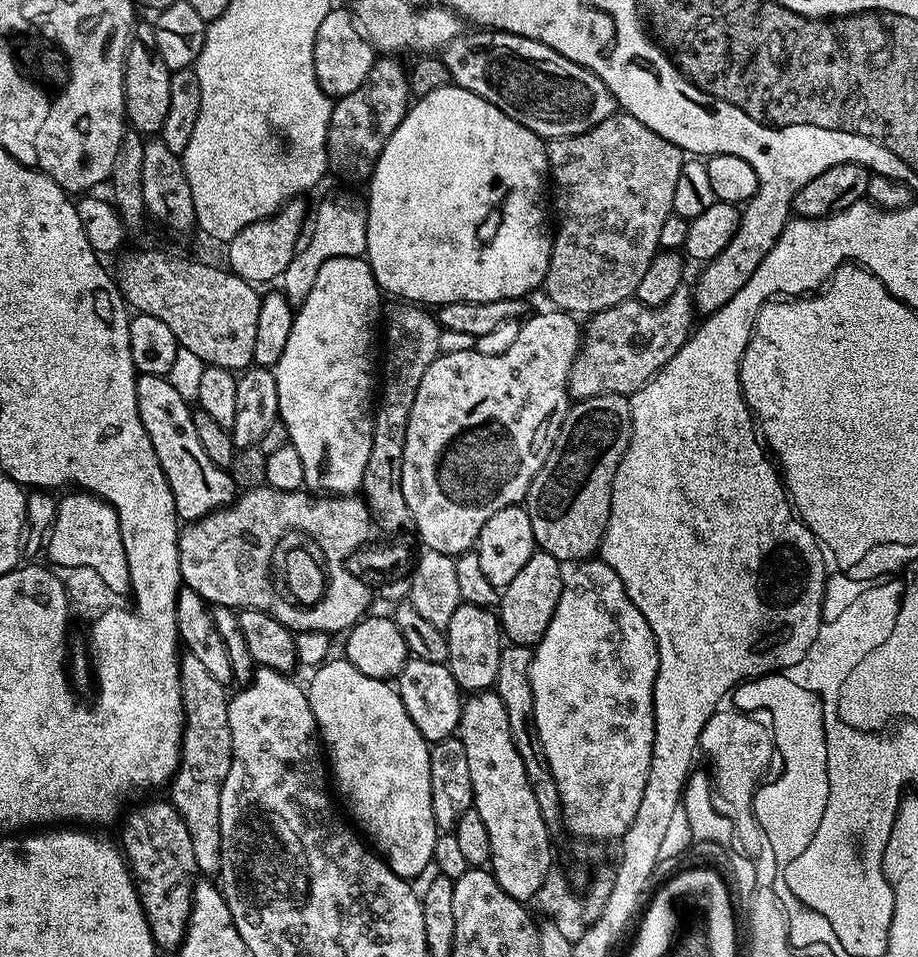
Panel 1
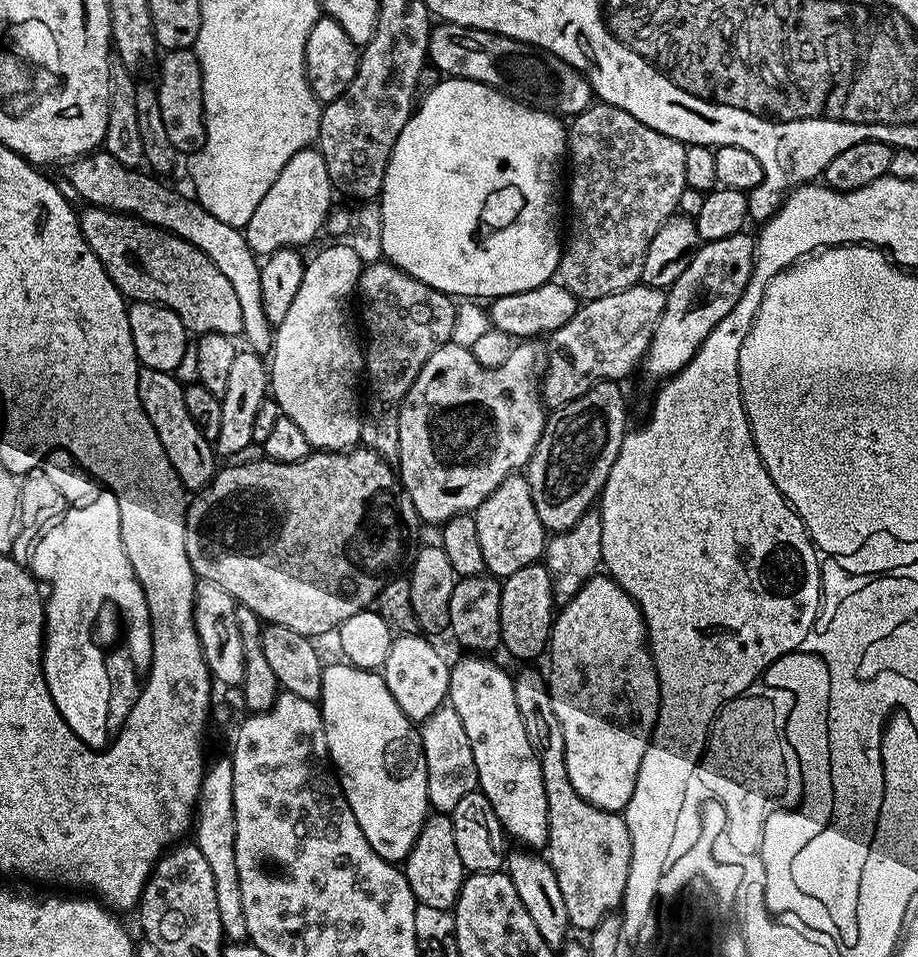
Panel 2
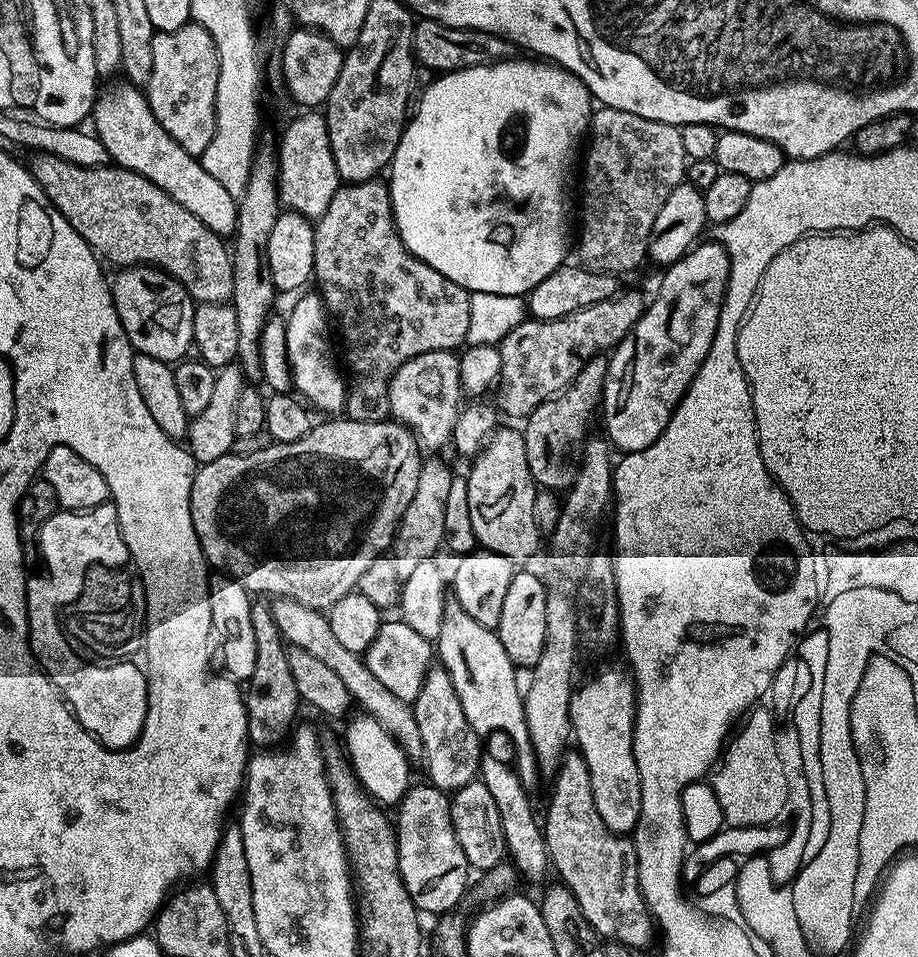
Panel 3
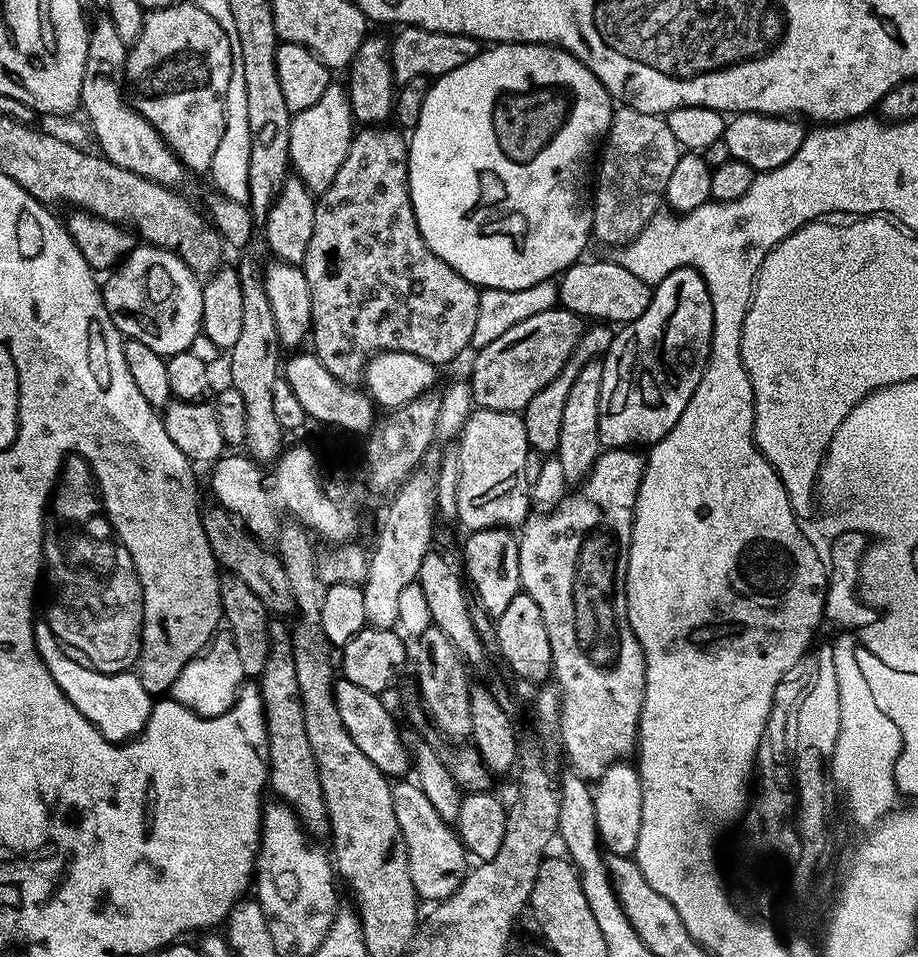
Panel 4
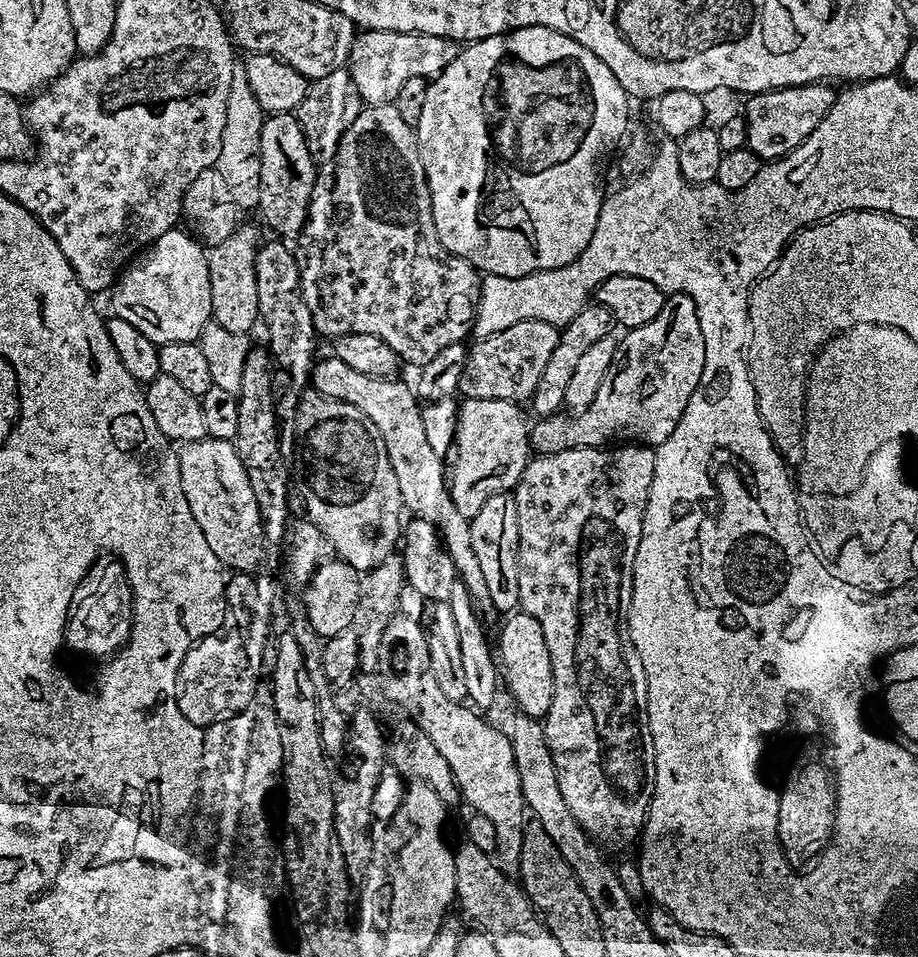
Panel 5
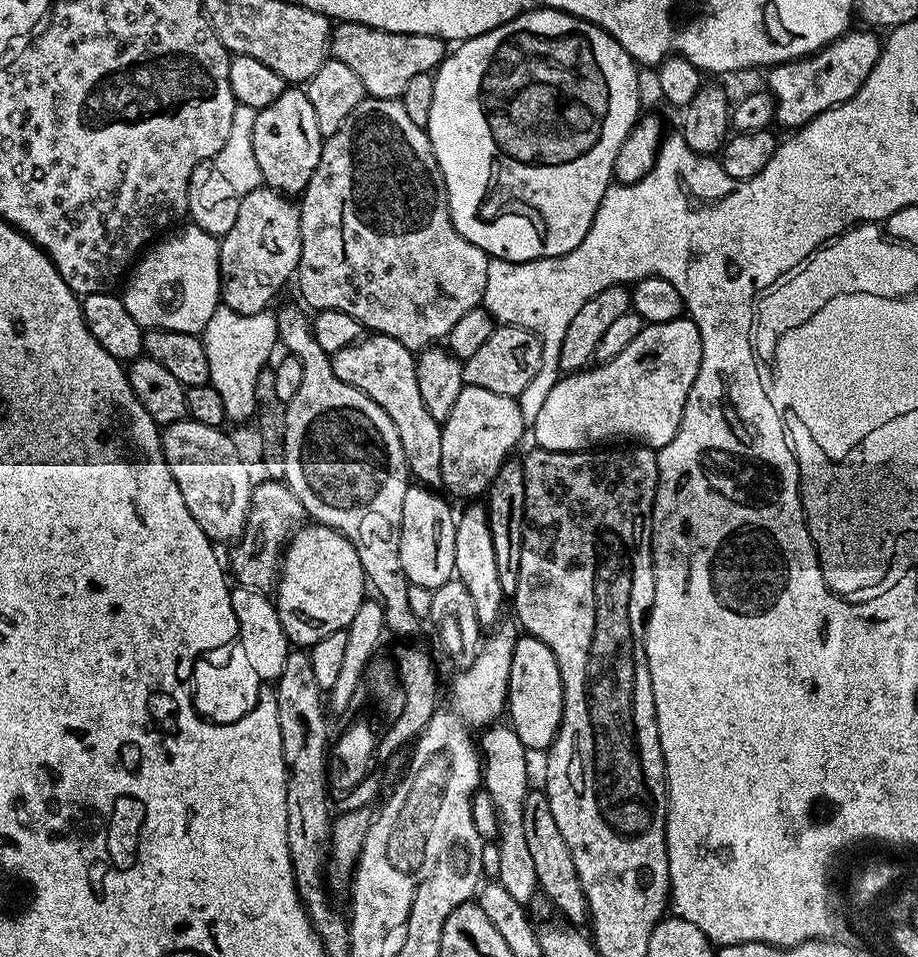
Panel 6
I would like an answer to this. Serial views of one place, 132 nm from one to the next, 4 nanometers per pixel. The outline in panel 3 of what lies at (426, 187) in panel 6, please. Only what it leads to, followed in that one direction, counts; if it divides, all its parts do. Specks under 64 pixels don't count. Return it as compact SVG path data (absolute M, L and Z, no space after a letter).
M377 178L362 184L344 184L334 194L326 214L314 224L314 280L320 283L318 292L323 297L329 317L337 329L340 327L348 368L352 371L346 407L349 420L389 419L388 381L393 374L418 354L459 349L467 341L470 330L468 289L438 274L434 266L419 260L404 245L396 228L389 185L382 181Z

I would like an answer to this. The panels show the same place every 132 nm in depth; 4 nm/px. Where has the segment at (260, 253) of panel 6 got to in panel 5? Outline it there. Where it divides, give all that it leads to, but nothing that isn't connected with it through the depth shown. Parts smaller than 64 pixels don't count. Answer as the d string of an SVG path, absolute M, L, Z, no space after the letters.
M252 224L237 227L234 232L220 245L207 249L208 269L210 270L210 302L212 303L212 320L231 332L251 333L251 328L257 327L260 320L260 307L258 306L258 282L256 281L256 250L262 243L262 237L256 233Z

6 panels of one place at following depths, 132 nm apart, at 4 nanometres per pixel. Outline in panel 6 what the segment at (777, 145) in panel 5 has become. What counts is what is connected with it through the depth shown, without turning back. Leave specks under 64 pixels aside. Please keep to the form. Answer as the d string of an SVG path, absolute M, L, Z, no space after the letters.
M849 30L820 48L813 56L803 56L785 64L774 64L767 69L767 91L772 93L776 103L775 123L787 130L795 130L809 124L818 114L854 98L858 90L870 78L870 70L880 57L882 40L875 31L856 32Z

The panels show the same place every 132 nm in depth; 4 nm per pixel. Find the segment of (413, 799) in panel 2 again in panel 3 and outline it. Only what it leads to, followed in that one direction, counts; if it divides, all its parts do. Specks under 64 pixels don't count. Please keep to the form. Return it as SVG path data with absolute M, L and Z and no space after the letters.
M367 714L353 715L347 721L348 729L342 735L342 743L348 753L348 761L352 764L360 785L364 787L368 795L381 806L399 805L399 802L409 790L408 767L410 761L408 755L398 746L398 742L374 718Z

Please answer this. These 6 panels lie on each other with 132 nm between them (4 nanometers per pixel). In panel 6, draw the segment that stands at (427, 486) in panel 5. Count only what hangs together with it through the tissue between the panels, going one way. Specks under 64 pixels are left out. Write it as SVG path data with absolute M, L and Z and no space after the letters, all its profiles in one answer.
M368 334L349 348L331 353L331 357L334 374L338 374L342 382L362 390L362 394L374 398L374 402L390 414L390 422L394 422L394 430L398 430L402 442L411 479L425 486L442 485L442 424L430 418L430 410L426 410L426 402L422 402L414 353L402 346L398 338Z

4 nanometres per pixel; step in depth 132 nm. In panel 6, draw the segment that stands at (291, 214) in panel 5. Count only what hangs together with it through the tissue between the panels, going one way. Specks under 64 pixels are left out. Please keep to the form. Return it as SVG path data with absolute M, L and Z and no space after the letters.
M285 87L284 92L278 94L274 102L270 102L270 106L257 111L254 118L254 158L258 158L258 170L262 170L262 181L267 187L282 192L289 198L303 193L318 166L323 149L322 137L318 130L318 117L314 115L314 105L303 87Z

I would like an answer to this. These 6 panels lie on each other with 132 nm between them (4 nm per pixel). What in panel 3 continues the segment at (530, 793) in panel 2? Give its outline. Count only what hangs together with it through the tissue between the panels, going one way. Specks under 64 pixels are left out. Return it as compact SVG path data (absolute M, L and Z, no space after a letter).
M448 598L444 601L442 630L434 641L434 652L450 674L450 682L454 682L454 691L458 694L458 702L462 702L466 722L470 722L481 738L487 738L492 732L506 734L516 747L514 767L521 782L525 788L535 789L542 777L526 726L522 684L516 681L518 669L506 654L500 637L493 629L482 626L482 622L474 622L455 598Z

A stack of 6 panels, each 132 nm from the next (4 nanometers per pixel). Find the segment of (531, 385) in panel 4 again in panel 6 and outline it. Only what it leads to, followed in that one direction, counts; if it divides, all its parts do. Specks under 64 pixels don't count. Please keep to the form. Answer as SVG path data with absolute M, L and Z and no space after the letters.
M496 326L493 327L490 338L486 338L484 345L475 354L470 354L468 360L463 361L464 383L470 386L482 386L482 390L490 390L493 394L506 394L519 398L522 390L526 390L526 386L530 386L530 378L534 378L534 374L538 374L541 362L542 346L534 333L525 328Z

